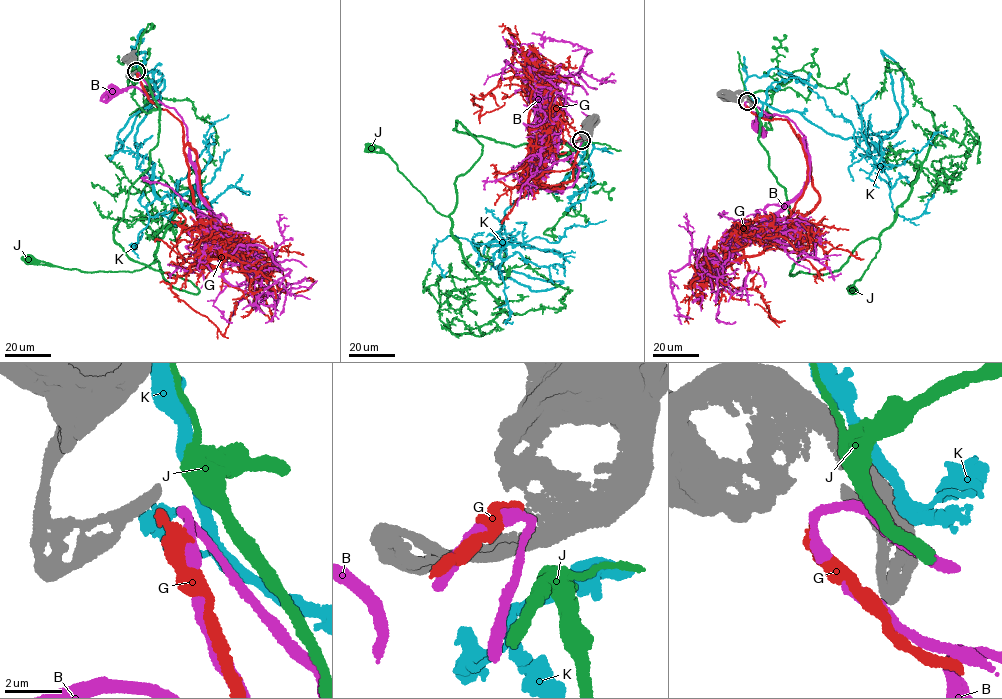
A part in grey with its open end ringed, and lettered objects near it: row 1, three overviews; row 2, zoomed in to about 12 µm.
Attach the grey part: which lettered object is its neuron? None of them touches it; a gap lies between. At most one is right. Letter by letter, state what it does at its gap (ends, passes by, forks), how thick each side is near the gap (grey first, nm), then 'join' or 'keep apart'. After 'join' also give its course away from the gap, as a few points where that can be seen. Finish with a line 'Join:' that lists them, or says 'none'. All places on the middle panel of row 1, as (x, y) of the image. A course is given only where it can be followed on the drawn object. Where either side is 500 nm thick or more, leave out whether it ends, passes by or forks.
B: it passes by; calibres 440 and 280 nm; keep apart
G: it ends; calibres 440 and 280 nm; join; course (581, 138), (573, 179), (549, 188), (531, 163), (549, 91), (517, 75), (472, 98), (480, 115), (504, 102)
J: calibres 440 and 700 nm; keep apart
K: it passes by; calibres 440 and 440 nm; keep apart
Join: G

